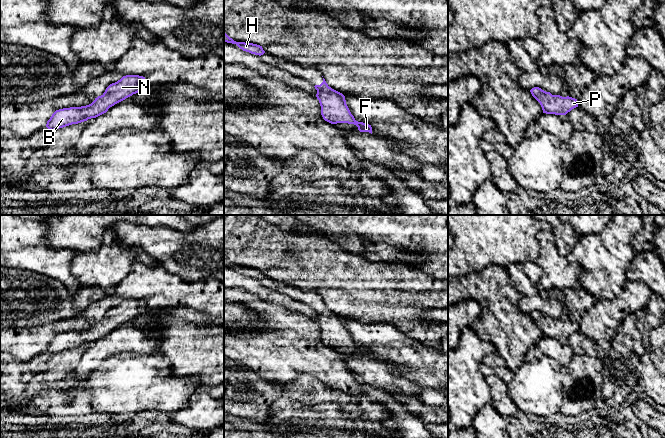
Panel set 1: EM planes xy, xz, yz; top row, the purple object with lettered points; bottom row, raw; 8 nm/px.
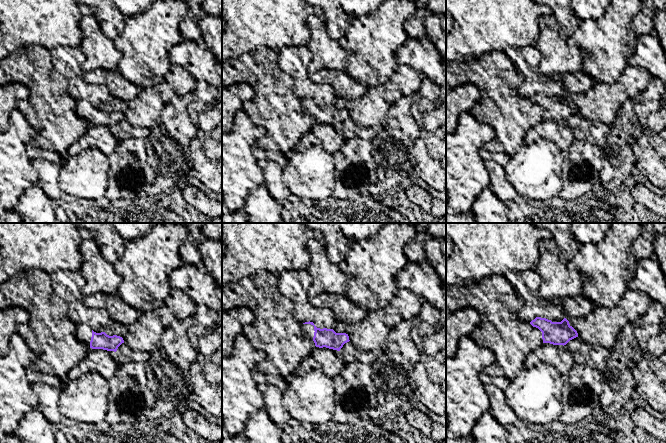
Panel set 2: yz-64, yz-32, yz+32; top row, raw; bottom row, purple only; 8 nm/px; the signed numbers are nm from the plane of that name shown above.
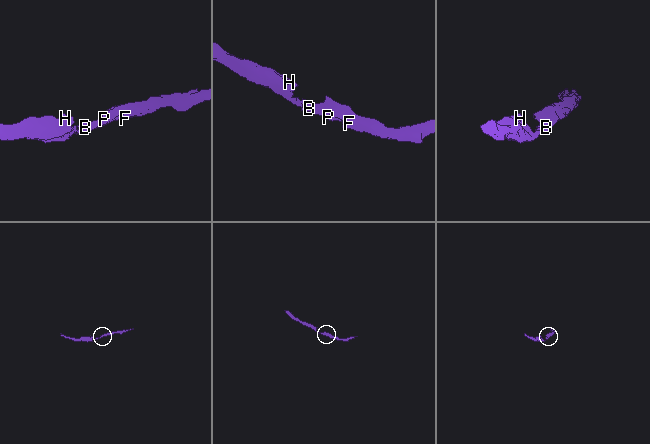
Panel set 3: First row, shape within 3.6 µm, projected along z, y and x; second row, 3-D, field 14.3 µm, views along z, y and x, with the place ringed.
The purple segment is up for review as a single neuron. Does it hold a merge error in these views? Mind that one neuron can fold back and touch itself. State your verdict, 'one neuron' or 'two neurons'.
one neuron

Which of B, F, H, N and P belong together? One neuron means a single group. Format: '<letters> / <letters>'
B F H N P

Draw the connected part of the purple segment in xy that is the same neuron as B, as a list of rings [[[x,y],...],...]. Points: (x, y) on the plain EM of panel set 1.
[[[123,300],[117,306],[110,308],[105,316],[95,322],[91,328],[56,334],[47,345],[46,351],[54,355],[72,348],[87,345],[91,342],[96,342],[106,337],[110,331],[148,312],[148,310],[143,300]]]

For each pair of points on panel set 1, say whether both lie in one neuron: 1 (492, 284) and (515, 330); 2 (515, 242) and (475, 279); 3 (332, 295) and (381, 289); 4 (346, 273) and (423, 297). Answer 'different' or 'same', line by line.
1: same
2: different
3: same
4: same

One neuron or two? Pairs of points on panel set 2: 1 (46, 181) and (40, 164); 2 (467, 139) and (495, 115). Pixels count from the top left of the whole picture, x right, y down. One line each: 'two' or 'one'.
1: one
2: two

